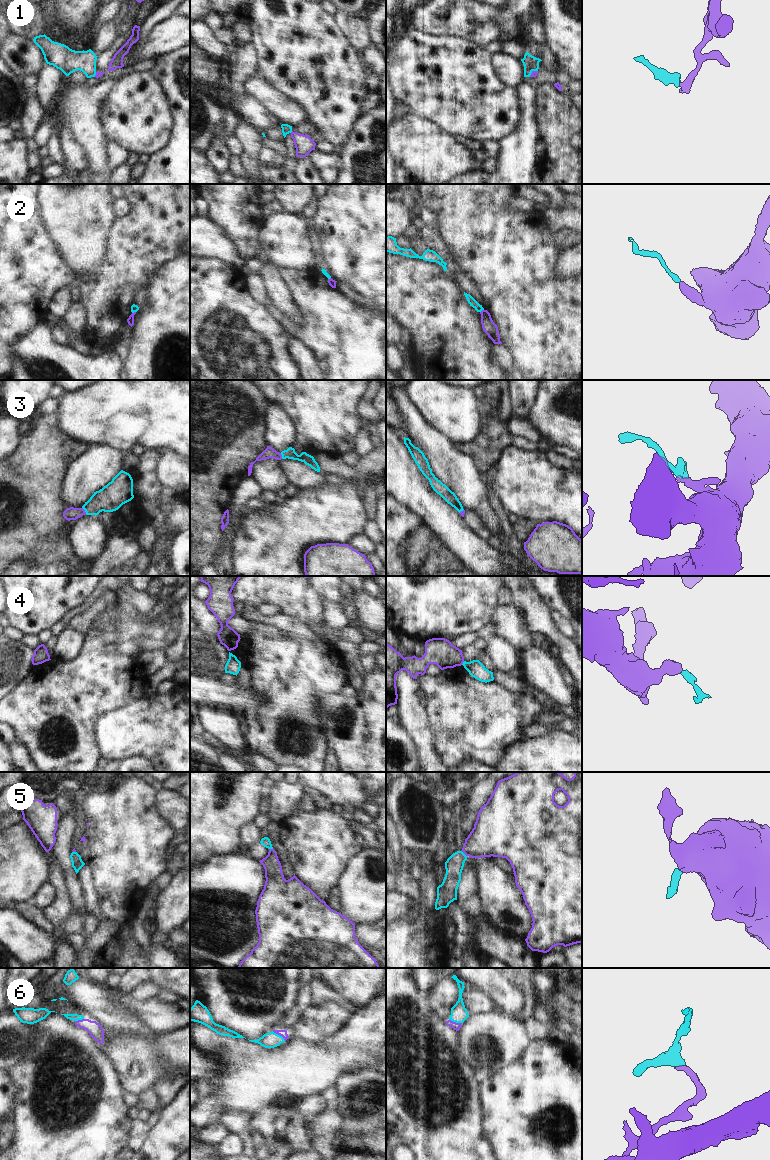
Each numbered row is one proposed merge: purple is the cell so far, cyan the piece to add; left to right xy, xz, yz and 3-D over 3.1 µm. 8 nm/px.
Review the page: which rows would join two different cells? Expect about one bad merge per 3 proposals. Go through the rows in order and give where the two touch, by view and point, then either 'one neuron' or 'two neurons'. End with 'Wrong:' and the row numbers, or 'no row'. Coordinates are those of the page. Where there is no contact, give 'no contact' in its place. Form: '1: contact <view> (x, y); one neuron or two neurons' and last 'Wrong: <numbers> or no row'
1: contact yz (532, 72); two neurons
2: contact yz (481, 311); two neurons
3: contact xy (84, 510); one neuron
4: contact yz (462, 663); two neurons
5: contact yz (464, 853); two neurons
6: contact xz (279, 1034); one neuron
Wrong: 1, 2, 4, 5

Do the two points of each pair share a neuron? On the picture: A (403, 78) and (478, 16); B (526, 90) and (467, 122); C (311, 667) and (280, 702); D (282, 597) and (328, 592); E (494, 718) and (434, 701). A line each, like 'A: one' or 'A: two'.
A: two
B: two
C: one
D: two
E: one

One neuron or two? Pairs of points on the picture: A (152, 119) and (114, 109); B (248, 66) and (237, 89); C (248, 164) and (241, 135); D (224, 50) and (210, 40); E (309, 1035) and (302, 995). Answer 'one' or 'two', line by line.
A: one
B: one
C: one
D: one
E: two

